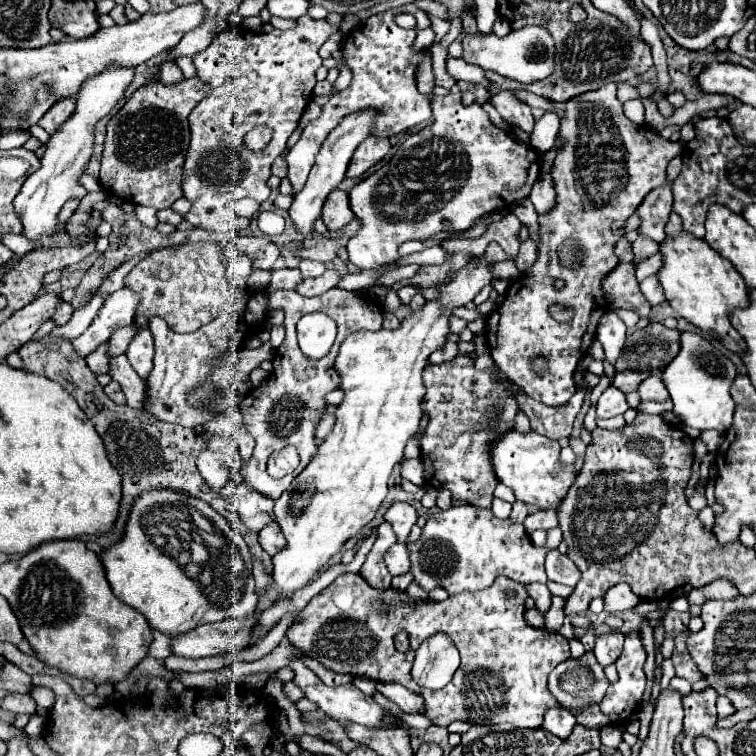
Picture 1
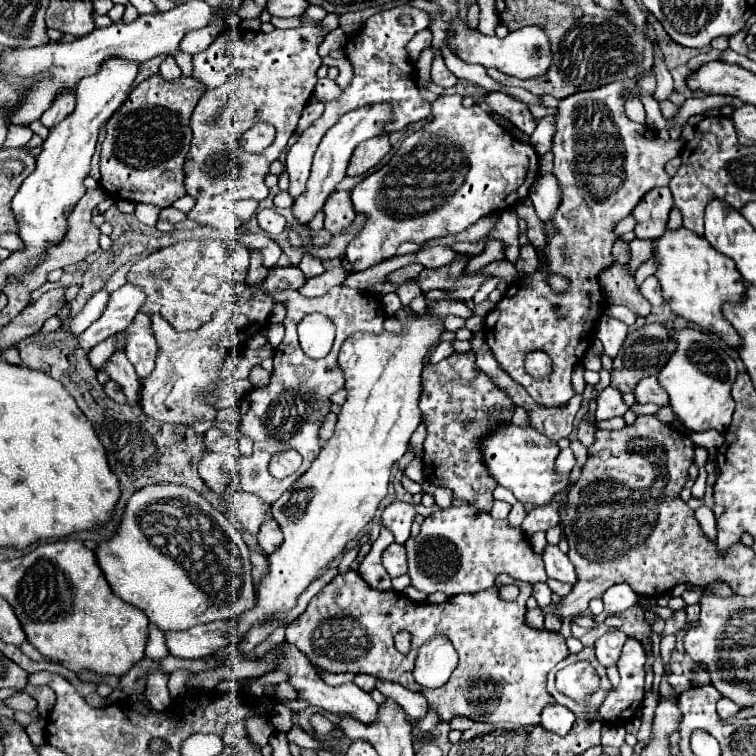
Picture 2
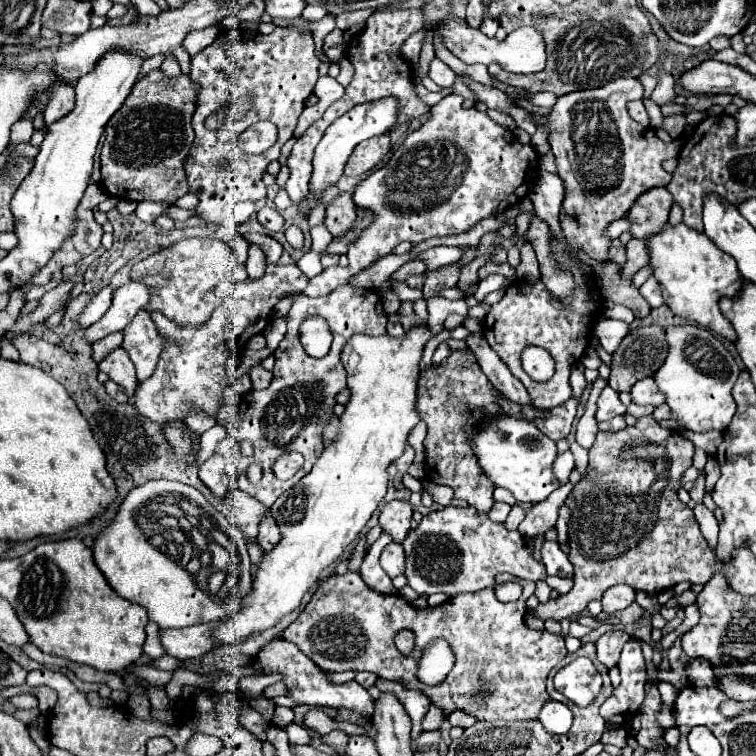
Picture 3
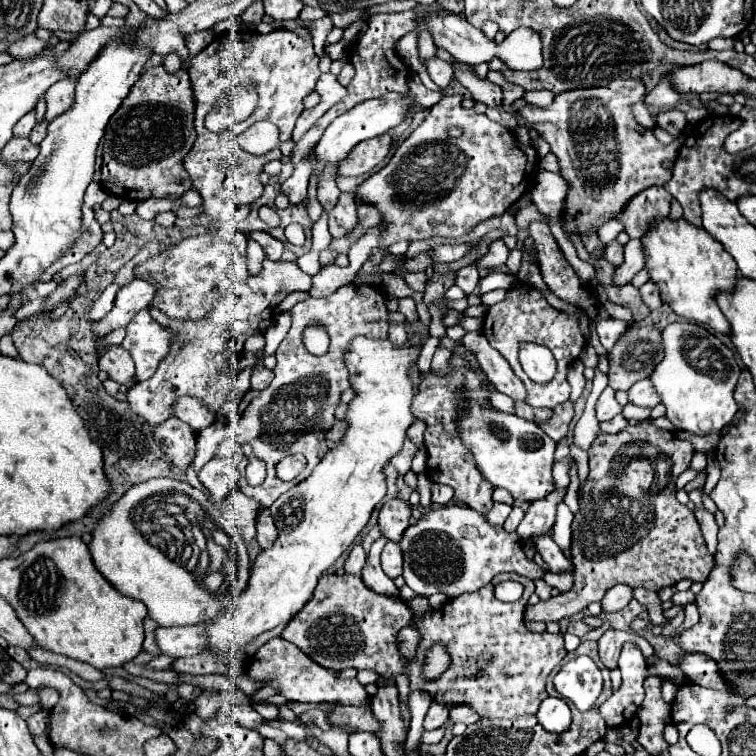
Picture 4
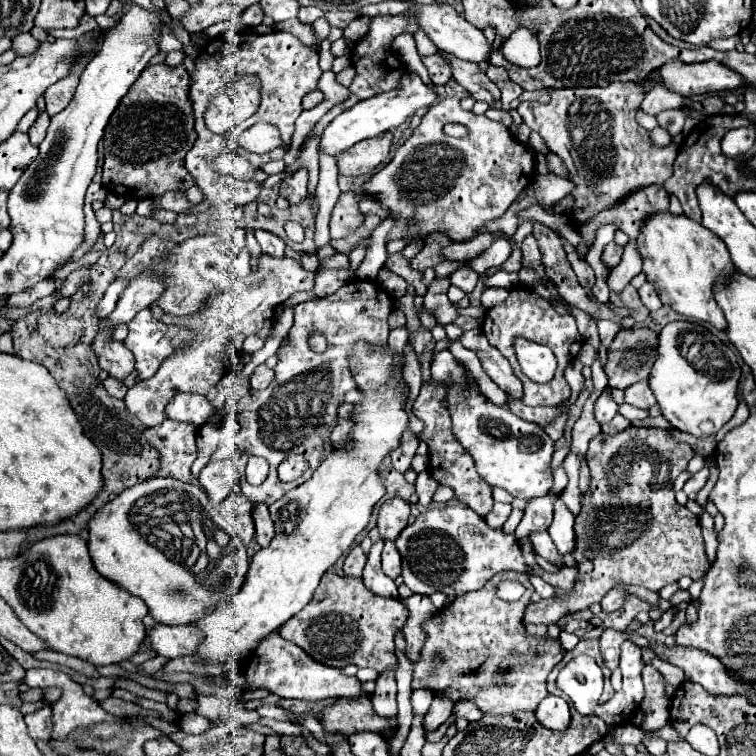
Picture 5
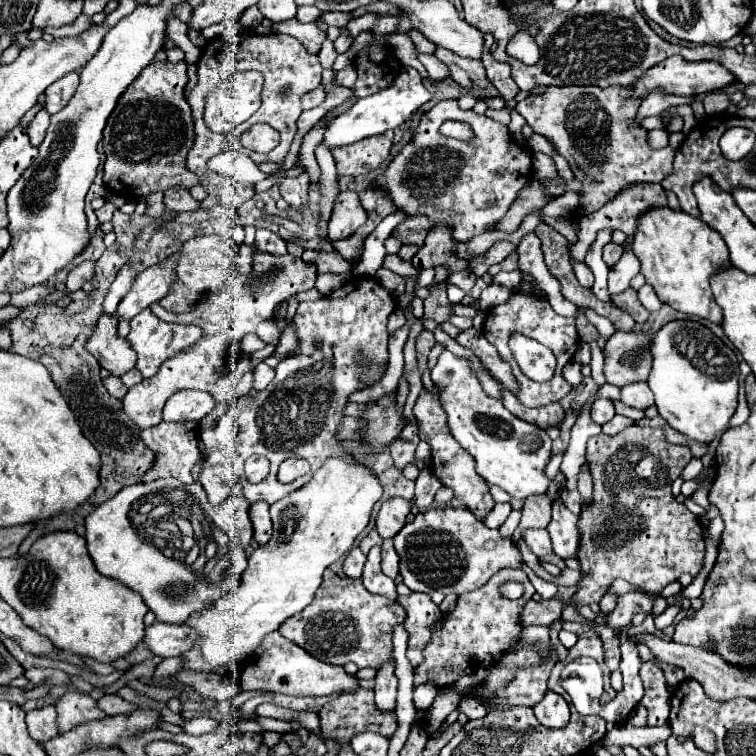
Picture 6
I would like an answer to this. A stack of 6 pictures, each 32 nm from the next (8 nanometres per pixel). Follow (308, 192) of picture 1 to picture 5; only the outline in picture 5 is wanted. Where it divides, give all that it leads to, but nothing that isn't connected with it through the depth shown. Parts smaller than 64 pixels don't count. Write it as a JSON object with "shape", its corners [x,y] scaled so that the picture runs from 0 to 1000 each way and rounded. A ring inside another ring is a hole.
{"shape":[[[545,93],[537,95],[537,101],[532,103],[532,116],[526,119],[516,119],[516,122],[508,122],[505,127],[495,127],[489,132],[479,132],[479,138],[471,138],[468,143],[452,148],[447,156],[442,156],[437,161],[437,167],[429,172],[426,183],[423,183],[423,193],[421,198],[437,204],[439,209],[444,209],[447,204],[458,201],[460,196],[466,196],[471,188],[476,185],[484,185],[484,183],[495,183],[495,180],[503,180],[513,172],[521,172],[526,169],[540,153],[545,153],[550,146],[556,143],[563,143],[569,138],[574,138],[577,132],[577,122],[569,122],[569,116],[563,116],[556,106],[556,101]]]}

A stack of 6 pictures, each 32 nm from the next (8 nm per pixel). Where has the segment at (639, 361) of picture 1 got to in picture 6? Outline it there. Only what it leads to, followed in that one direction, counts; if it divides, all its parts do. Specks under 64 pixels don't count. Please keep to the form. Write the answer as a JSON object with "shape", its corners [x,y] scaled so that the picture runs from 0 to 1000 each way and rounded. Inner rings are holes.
{"shape":[[[815,439],[802,455],[799,495],[817,513],[857,503],[862,487],[862,444],[854,439]]]}

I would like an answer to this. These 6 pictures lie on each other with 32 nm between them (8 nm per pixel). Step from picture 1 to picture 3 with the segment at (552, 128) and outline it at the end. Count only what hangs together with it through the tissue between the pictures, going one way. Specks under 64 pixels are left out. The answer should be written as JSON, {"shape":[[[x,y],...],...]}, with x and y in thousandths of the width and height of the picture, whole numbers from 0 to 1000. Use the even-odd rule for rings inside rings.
{"shape":[[[720,167],[720,169],[712,169],[709,175],[706,175],[706,180],[704,180],[704,193],[709,196],[709,201],[714,204],[714,206],[720,206],[722,201],[728,201],[728,190],[725,190],[725,169]]]}

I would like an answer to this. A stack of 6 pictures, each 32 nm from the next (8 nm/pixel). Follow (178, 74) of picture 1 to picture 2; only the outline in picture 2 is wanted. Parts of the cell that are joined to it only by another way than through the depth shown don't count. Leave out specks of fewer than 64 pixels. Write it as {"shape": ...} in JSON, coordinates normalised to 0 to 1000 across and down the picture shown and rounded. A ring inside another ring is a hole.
{"shape":[[[222,74],[212,86],[210,97],[220,108],[228,108],[228,106],[235,106],[241,103],[241,95],[229,74]]]}

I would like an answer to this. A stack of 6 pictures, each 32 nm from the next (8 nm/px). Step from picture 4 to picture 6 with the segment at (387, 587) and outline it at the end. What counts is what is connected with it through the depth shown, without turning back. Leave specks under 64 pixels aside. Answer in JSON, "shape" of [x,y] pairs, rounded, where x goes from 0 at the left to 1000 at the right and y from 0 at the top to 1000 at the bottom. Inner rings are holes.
{"shape":[[[503,720],[492,722],[492,728],[487,730],[487,741],[484,741],[484,749],[481,749],[481,757],[479,757],[479,770],[481,770],[487,783],[503,786],[503,788],[511,788],[511,791],[519,791],[519,794],[526,791],[521,767],[513,765],[503,754]]]}

